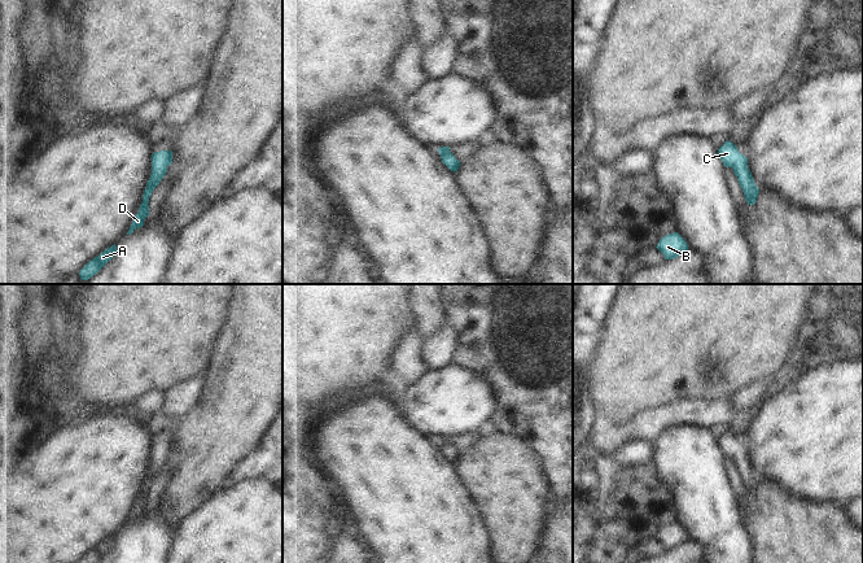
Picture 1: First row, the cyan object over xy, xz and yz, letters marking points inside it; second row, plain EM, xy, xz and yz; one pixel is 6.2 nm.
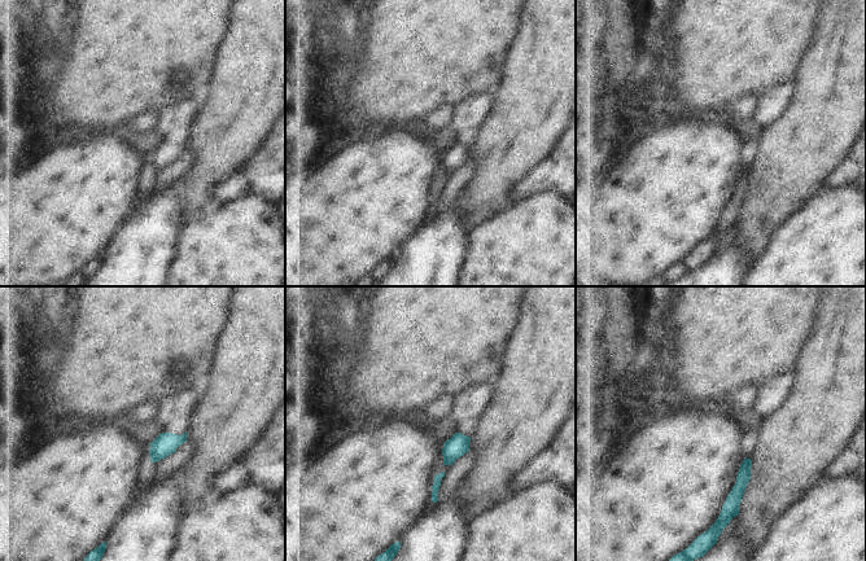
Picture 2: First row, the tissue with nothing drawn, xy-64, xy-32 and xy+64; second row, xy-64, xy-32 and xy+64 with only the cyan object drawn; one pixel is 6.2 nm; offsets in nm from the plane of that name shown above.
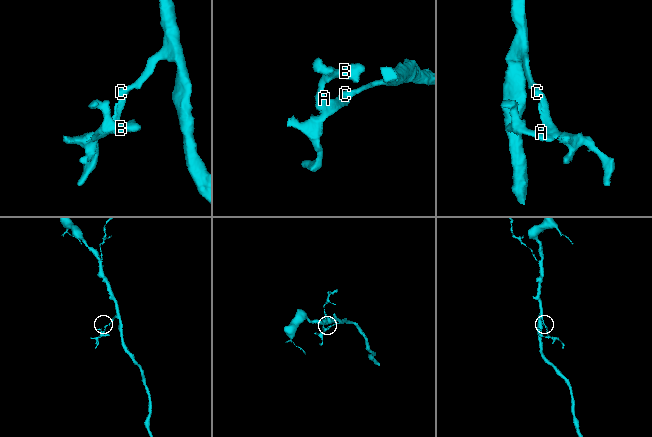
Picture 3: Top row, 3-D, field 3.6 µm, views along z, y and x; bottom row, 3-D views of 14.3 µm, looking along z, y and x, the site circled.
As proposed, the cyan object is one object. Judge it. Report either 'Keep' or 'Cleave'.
Keep

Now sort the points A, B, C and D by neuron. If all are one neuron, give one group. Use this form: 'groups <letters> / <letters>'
groups A B C D

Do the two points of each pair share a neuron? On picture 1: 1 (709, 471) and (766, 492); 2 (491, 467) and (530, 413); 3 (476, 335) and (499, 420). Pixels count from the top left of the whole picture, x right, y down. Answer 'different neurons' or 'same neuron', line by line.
1: different neurons
2: different neurons
3: same neuron

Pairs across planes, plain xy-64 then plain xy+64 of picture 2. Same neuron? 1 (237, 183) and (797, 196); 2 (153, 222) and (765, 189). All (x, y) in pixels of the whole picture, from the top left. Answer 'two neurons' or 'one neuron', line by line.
1: two neurons
2: two neurons

